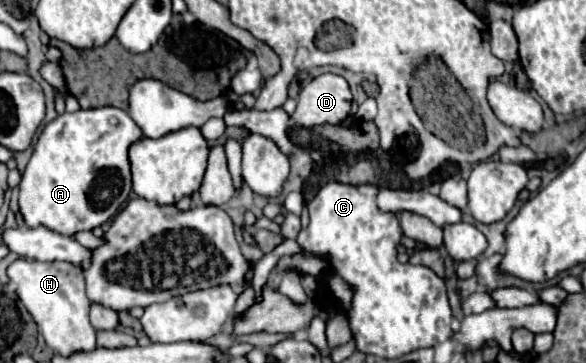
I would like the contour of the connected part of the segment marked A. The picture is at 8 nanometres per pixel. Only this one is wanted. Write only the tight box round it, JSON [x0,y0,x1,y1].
[20,107,142,235]

